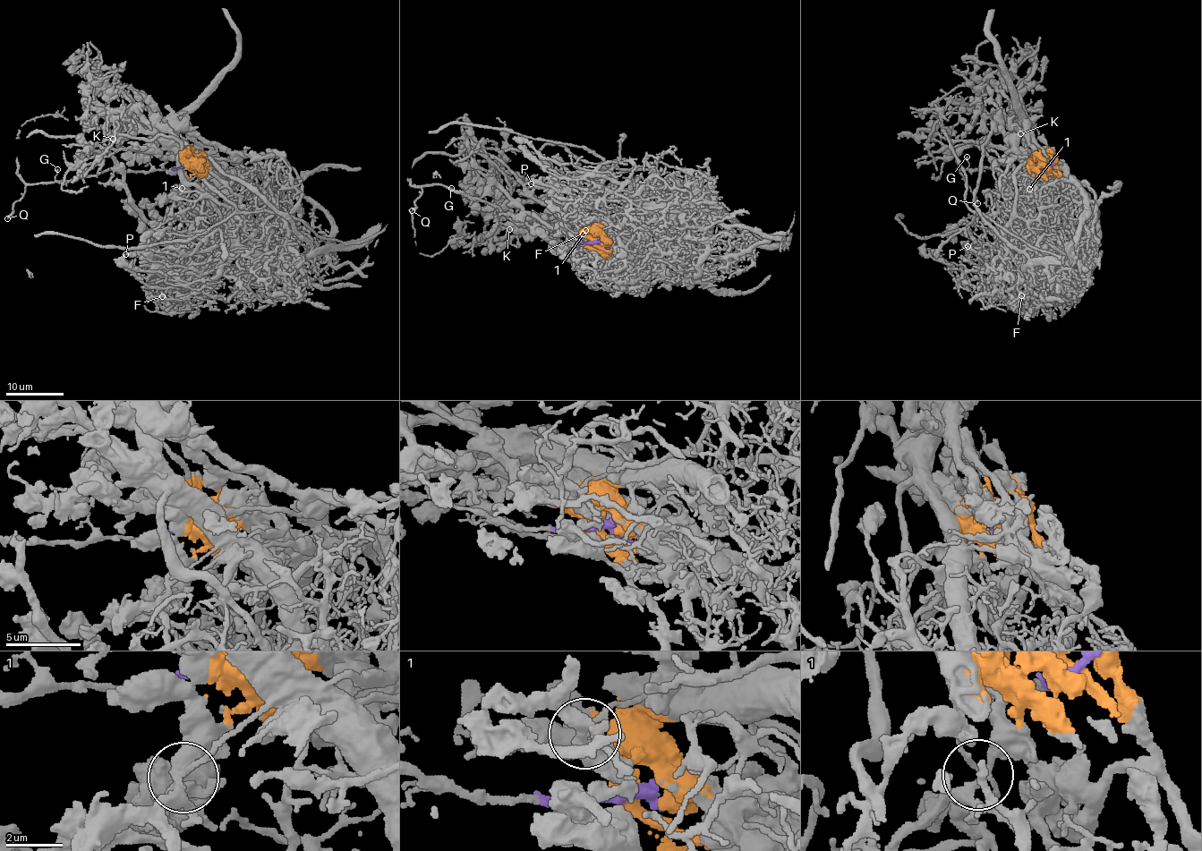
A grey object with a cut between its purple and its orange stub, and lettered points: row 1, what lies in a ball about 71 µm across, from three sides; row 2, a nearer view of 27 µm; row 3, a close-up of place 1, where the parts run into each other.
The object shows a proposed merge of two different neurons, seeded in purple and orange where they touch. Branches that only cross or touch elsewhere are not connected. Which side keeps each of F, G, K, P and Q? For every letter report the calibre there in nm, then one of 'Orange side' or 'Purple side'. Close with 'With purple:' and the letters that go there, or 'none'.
F: Thickness 170 nm. Orange side
G: Thickness 140 nm. Purple side
K: Thickness 280 nm. Orange side
P: Thickness 480 nm. Orange side
Q: Thickness 280 nm. Purple side
With purple: G, Q

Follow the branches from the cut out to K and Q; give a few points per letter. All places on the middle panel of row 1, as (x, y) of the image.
K: (595, 242), (575, 226), (515, 232), (508, 229)
Q: (595, 242), (552, 241), (525, 224), (516, 224), (498, 207), (442, 185), (425, 185), (412, 211)

